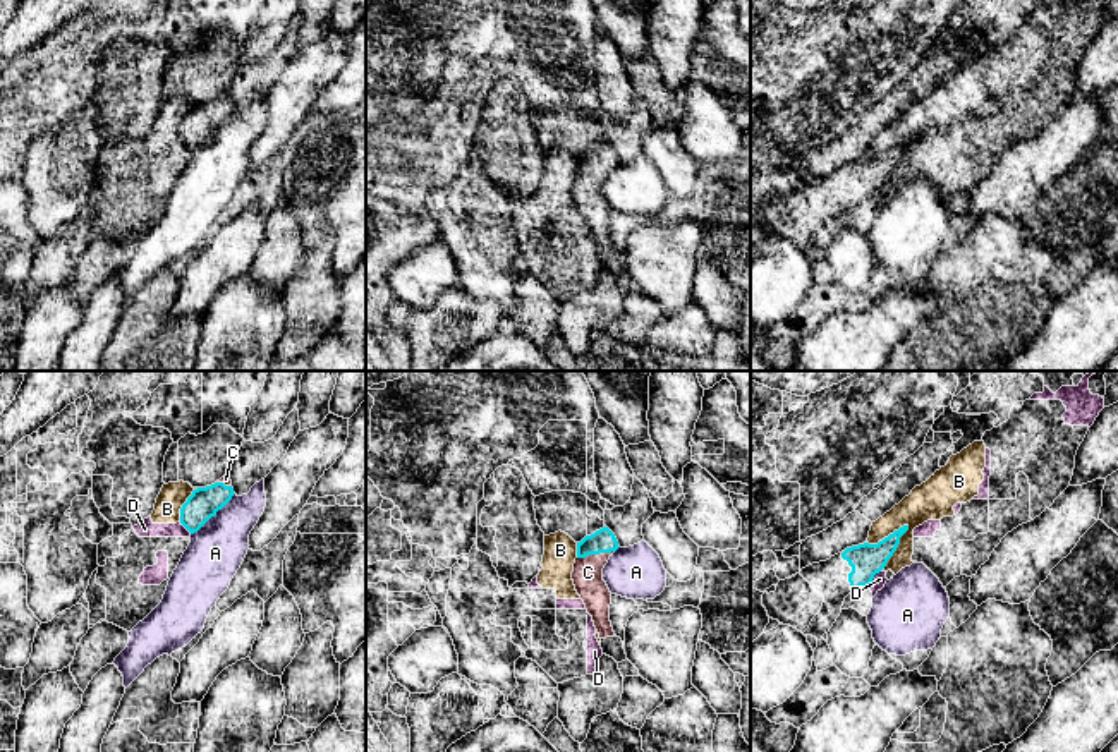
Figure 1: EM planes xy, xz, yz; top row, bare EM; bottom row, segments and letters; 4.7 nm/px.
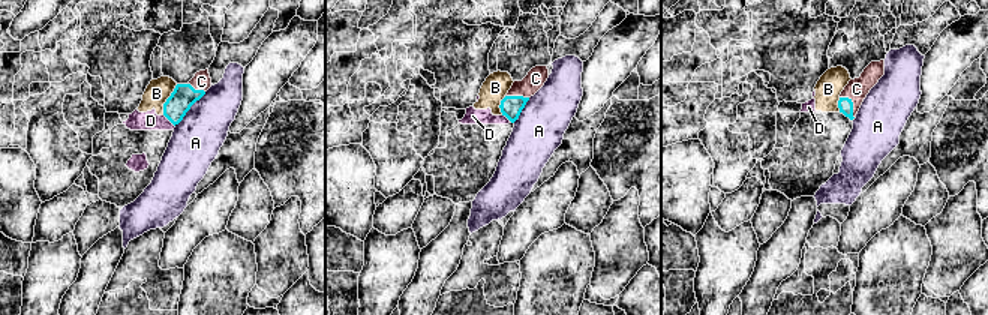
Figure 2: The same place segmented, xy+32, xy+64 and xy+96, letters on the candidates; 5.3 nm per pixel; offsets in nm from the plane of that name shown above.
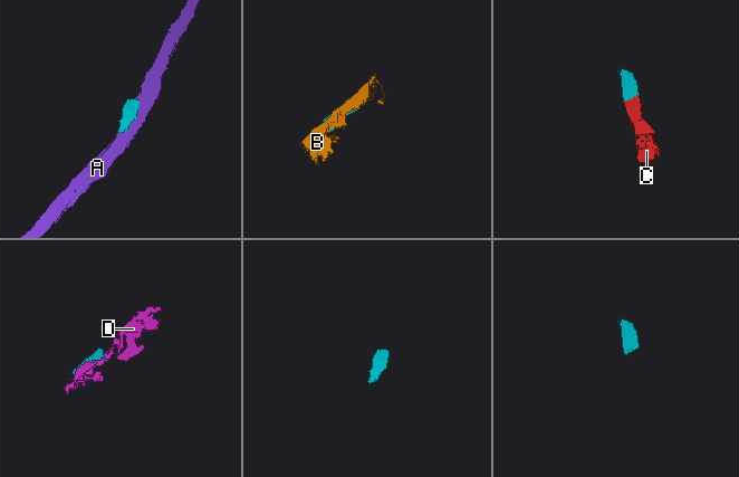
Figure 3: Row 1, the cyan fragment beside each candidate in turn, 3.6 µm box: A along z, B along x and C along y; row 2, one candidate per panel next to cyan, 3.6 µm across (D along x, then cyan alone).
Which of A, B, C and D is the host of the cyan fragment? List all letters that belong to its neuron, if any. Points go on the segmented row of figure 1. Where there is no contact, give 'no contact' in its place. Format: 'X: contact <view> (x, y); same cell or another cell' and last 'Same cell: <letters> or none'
A: contact xy (213, 515); another cell
B: contact yz (897, 546); another cell
C: contact xz (595, 553); same cell
D: contact yz (873, 577); another cell
Same cell: C

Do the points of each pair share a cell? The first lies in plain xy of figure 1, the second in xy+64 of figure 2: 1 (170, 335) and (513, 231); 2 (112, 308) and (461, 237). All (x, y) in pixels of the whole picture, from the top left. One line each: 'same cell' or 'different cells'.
1: different cells
2: same cell

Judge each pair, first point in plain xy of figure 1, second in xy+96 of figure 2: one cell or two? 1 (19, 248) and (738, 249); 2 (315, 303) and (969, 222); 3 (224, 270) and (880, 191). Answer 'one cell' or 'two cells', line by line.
1: two cells
2: one cell
3: one cell

